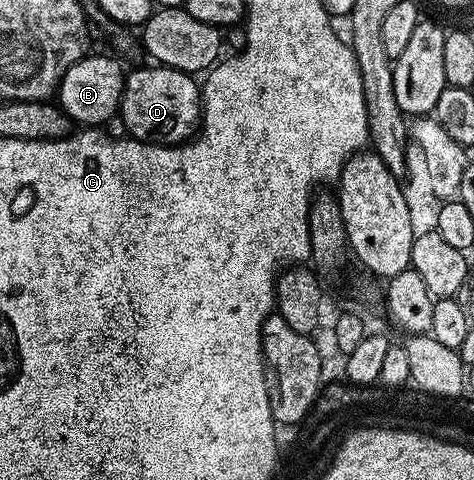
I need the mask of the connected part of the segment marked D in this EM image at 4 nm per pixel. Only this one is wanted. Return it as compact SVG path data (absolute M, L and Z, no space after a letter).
M149 64L125 75L122 83L120 119L126 125L125 133L140 142L157 142L159 146L180 146L199 133L202 117L202 91L195 75L185 74L171 66Z

